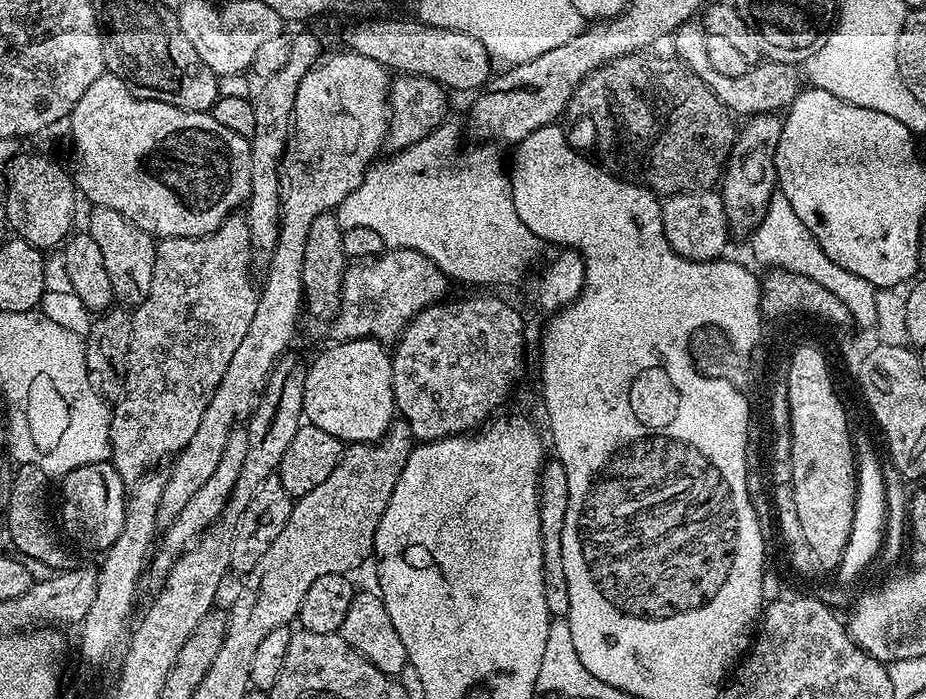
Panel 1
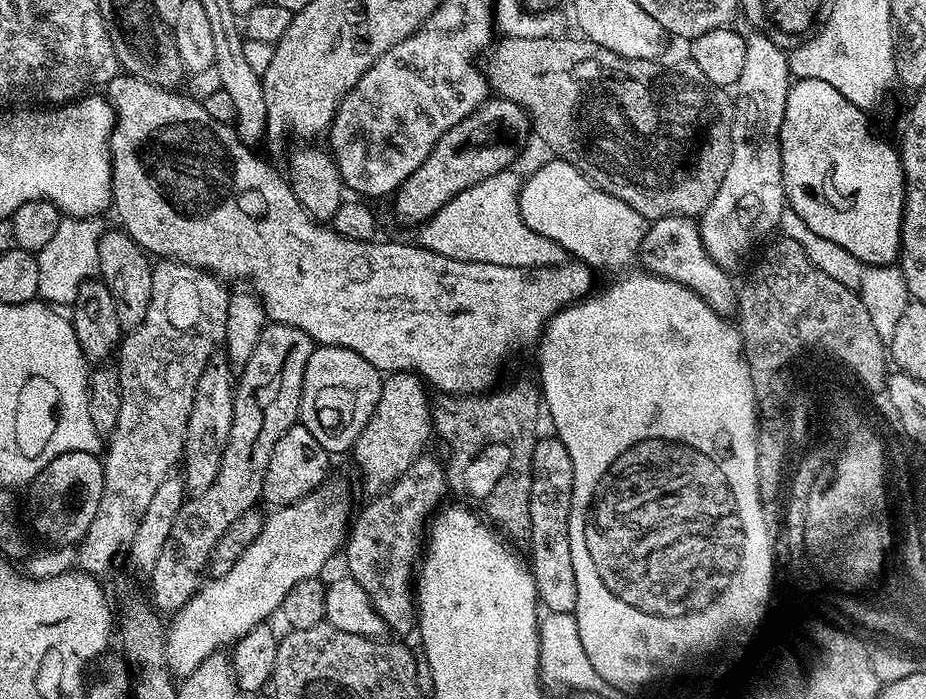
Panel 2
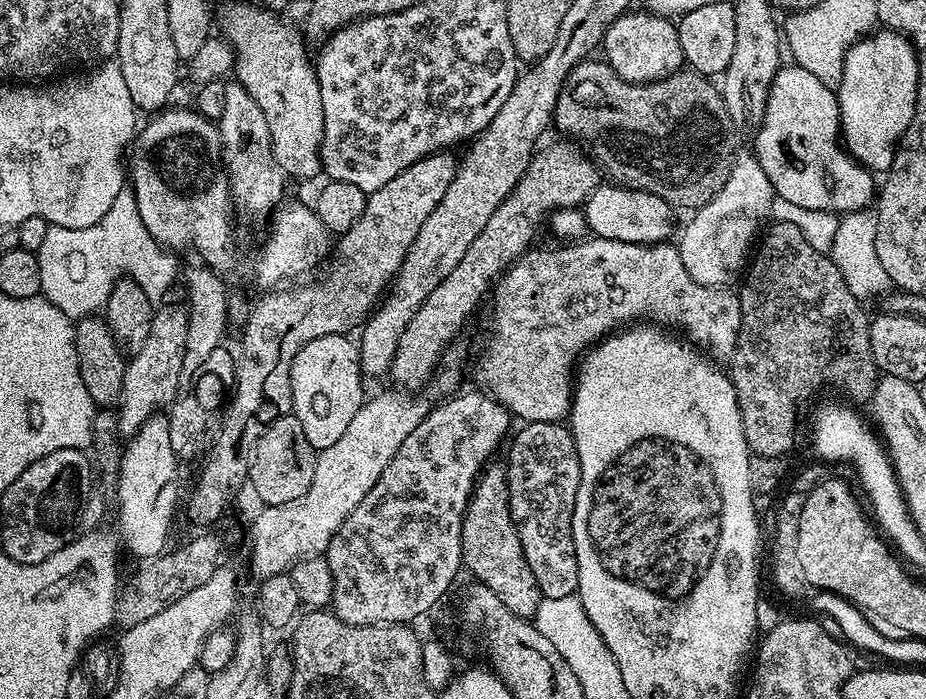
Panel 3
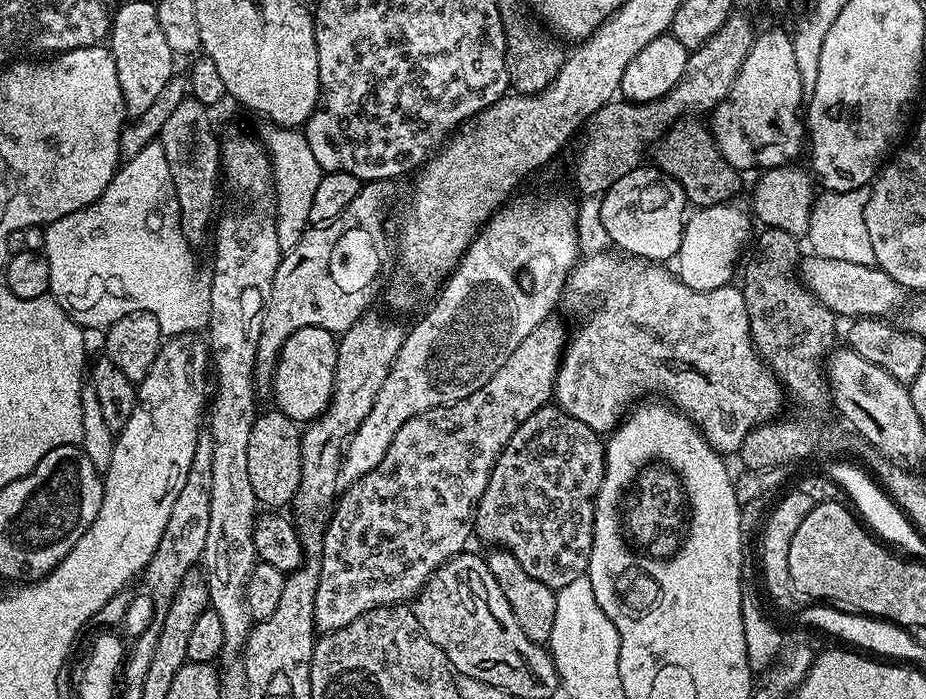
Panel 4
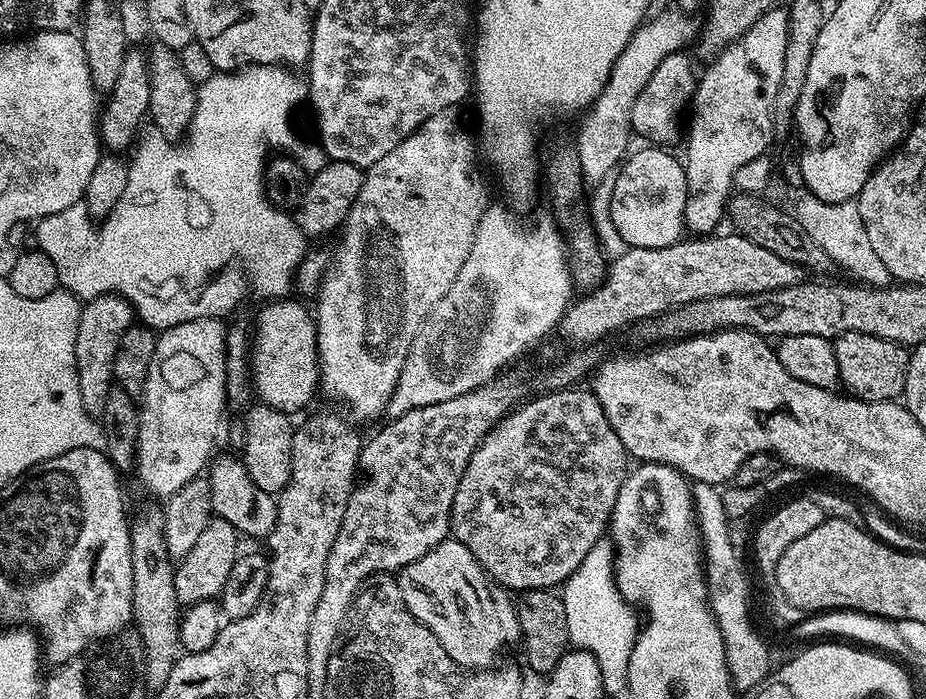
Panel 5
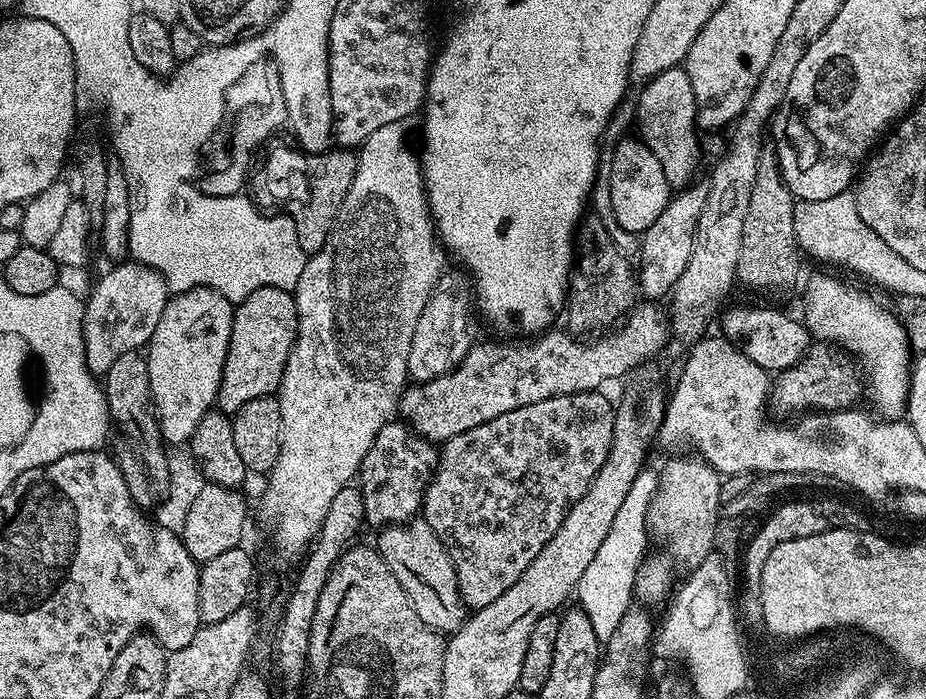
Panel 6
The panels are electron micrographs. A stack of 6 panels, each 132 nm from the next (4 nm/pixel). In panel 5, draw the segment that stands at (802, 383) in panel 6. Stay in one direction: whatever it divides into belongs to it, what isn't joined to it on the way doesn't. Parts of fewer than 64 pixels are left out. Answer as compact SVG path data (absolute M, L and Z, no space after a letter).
M847 332L835 337L836 361L838 362L839 383L845 384L847 391L857 400L868 402L882 402L883 400L899 401L904 394L906 374L908 373L909 349L903 344L895 344L886 338L874 338L874 334L861 332Z

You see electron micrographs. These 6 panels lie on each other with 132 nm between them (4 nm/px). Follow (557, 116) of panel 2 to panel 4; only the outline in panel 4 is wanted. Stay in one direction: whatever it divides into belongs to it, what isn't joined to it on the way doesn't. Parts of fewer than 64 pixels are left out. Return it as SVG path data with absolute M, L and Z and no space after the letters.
M685 118L679 120L667 134L660 139L659 144L655 145L656 152L655 167L667 174L670 178L674 178L684 191L687 203L695 206L697 209L709 208L715 204L726 204L733 199L732 196L740 188L741 173L734 167L730 166L730 162L726 162L722 158L722 154L718 150L716 140L712 137L712 129L707 123L699 124L699 119Z

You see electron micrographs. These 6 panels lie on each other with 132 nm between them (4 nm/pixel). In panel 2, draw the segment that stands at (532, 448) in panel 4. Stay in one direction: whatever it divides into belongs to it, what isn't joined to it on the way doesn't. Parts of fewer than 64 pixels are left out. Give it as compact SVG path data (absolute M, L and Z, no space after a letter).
M555 435L537 439L532 459L530 486L530 567L537 601L549 612L575 613L578 584L574 582L574 564L570 558L568 515L574 490L574 466L566 446Z

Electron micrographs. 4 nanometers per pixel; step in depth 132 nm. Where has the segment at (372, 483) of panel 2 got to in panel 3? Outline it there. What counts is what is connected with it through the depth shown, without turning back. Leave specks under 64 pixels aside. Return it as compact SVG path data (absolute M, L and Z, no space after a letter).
M560 143L564 144L552 144L549 148L541 147L533 155L530 166L526 166L526 174L522 174L522 178L514 186L514 190L509 196L498 206L498 210L494 210L494 214L490 214L490 222L486 222L485 228L478 233L478 238L474 238L474 242L470 242L462 262L458 262L458 266L454 266L454 270L450 270L450 274L446 274L446 278L439 286L430 290L430 298L426 298L426 302L420 304L420 309L414 314L414 318L410 318L406 330L402 330L402 334L398 338L398 350L387 371L387 375L392 376L393 382L396 383L393 385L397 389L416 394L427 380L429 383L433 379L444 349L449 347L449 344L456 338L454 336L459 332L468 315L479 306L480 299L483 296L485 299L489 295L490 285L515 260L519 260L525 252L529 251L531 244L528 243L535 238L536 230L540 226L540 219L543 221L545 217L559 208L580 208L594 194L594 190L601 187L602 173L596 163L585 155L575 143Z

